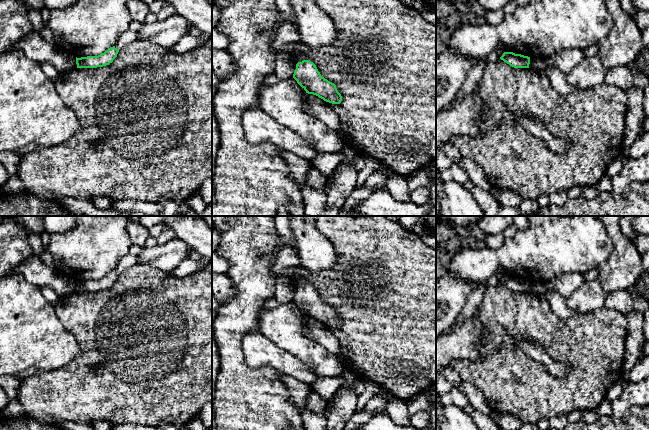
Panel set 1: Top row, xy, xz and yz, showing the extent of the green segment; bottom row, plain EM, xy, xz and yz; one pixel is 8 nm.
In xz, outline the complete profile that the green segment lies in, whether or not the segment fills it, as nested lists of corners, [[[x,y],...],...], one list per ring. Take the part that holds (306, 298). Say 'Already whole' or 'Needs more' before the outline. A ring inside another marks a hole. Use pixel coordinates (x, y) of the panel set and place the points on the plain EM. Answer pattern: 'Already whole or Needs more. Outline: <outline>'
Already whole. Outline: [[[310,284],[296,288],[293,302],[308,318],[313,318],[332,328],[340,328],[342,320],[336,309],[321,300],[316,289]]]

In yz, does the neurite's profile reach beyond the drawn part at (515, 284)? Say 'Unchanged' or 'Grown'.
Unchanged

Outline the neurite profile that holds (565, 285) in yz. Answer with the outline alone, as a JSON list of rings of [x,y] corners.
[[[583,274],[559,275],[546,282],[530,282],[529,292],[545,296],[547,291],[554,291],[562,295],[565,299],[571,296],[586,281]]]

